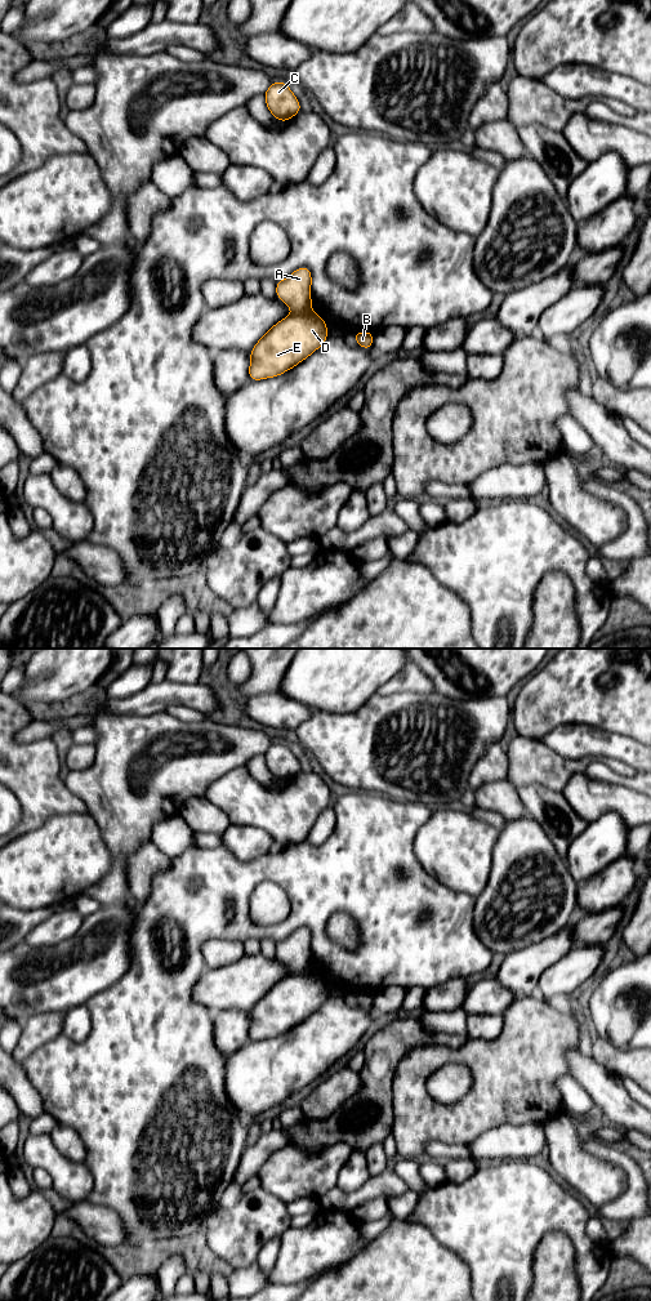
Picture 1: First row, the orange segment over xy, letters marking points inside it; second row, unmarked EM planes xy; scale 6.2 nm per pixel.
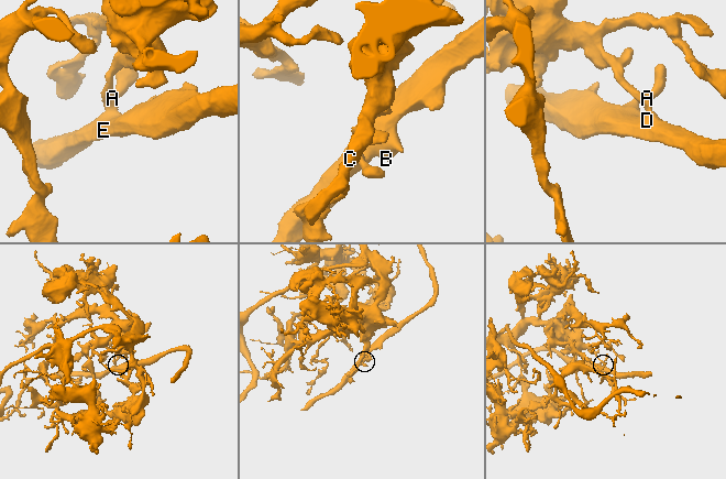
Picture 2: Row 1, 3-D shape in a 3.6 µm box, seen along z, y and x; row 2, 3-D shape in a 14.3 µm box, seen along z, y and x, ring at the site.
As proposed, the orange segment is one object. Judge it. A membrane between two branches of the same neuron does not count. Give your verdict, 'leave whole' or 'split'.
split

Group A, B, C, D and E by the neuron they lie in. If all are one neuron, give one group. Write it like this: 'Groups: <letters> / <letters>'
Groups: A C / B D E

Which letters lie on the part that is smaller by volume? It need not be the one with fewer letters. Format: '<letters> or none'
B, D, E

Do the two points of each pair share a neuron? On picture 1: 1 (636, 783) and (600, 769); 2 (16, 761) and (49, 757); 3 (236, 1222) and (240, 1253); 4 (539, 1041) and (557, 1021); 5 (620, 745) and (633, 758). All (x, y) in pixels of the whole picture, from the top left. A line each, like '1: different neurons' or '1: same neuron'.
1: same neuron
2: same neuron
3: same neuron
4: same neuron
5: same neuron

